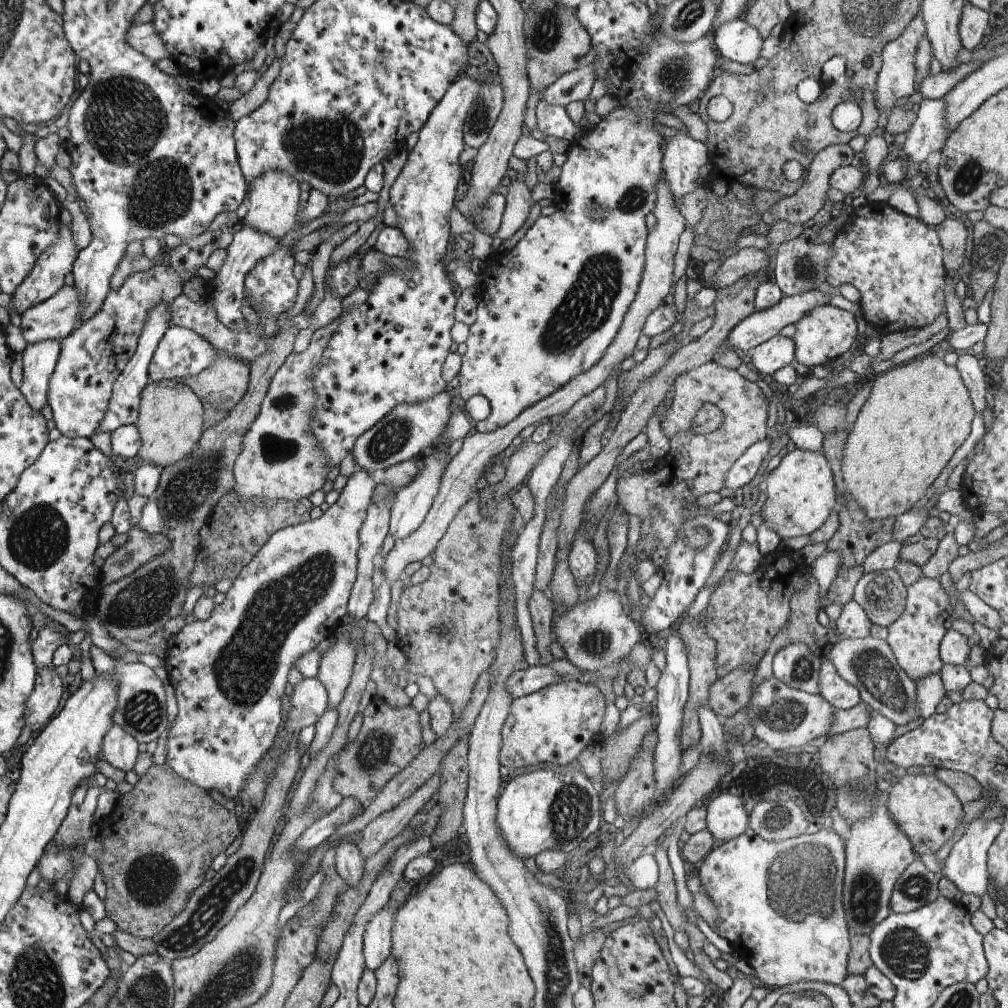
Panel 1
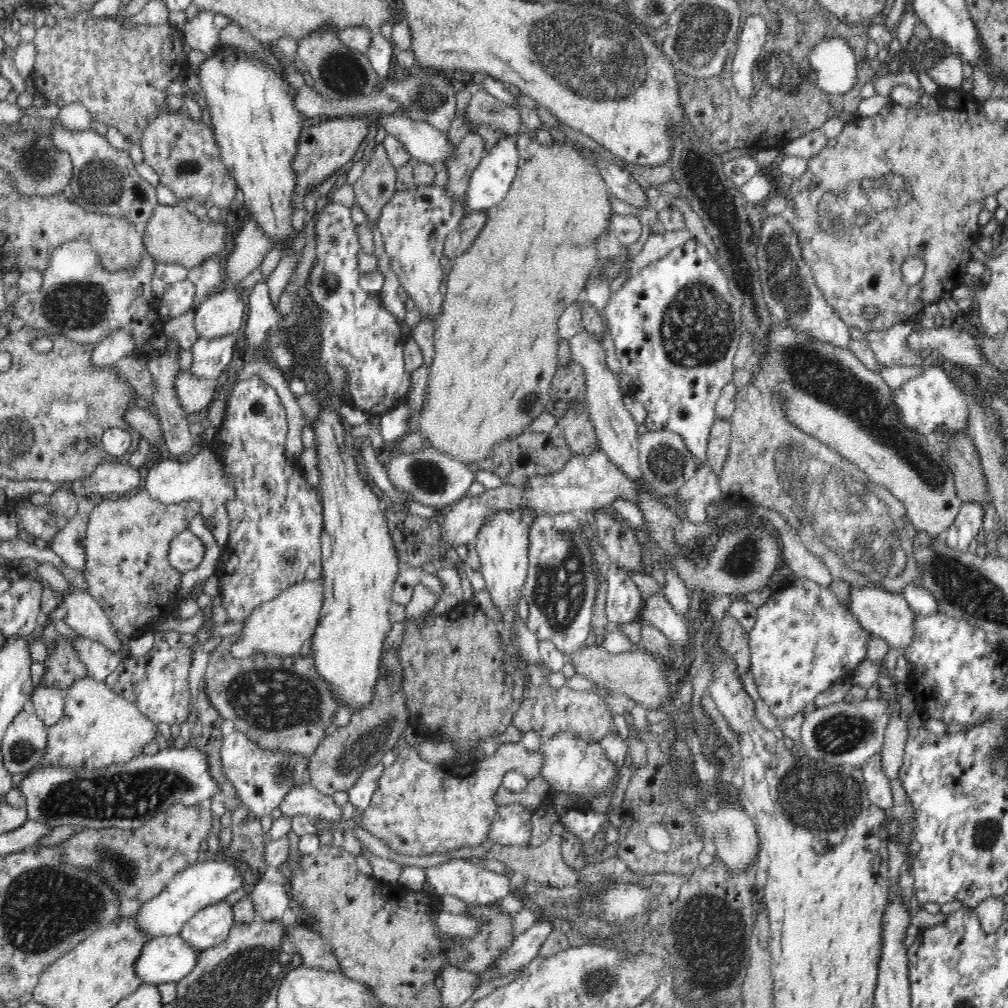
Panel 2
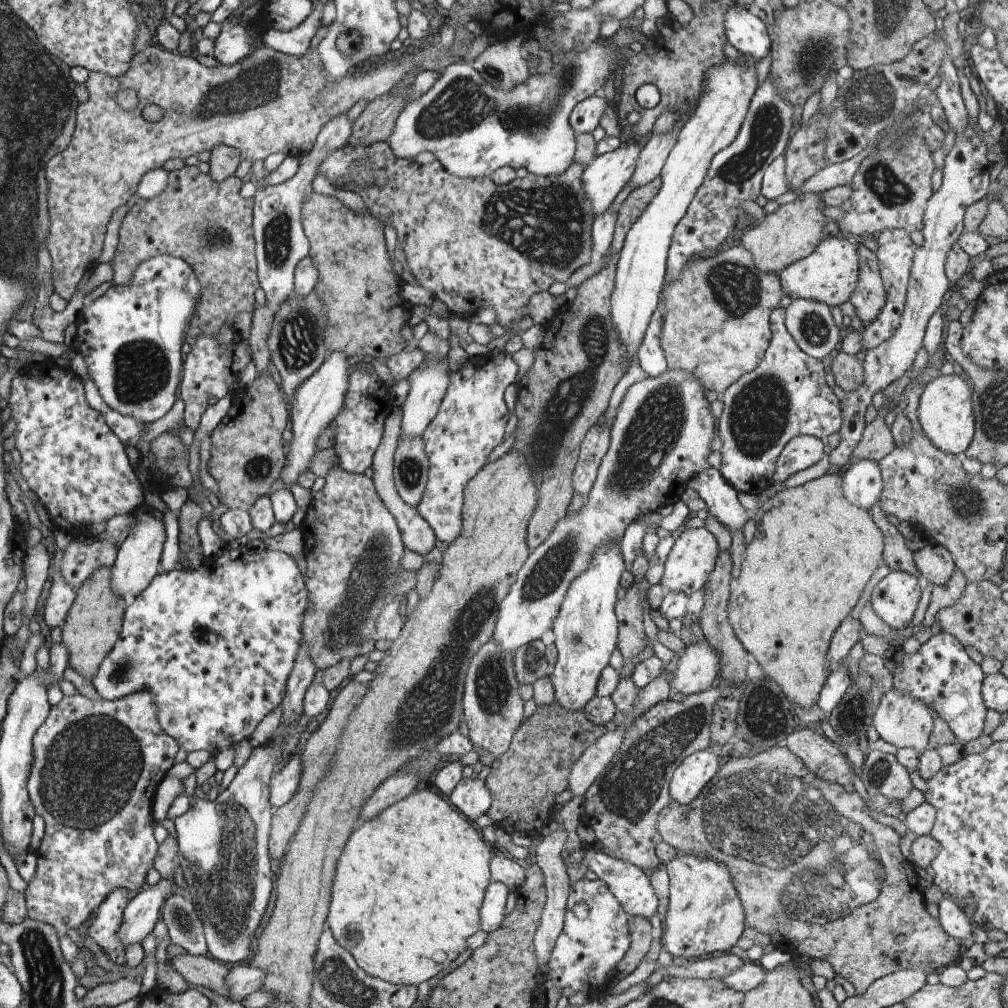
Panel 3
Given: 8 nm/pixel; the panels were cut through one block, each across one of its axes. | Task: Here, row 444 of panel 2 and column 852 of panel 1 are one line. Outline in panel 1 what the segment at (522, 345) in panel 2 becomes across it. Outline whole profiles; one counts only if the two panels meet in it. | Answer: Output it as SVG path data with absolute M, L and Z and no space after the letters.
M930 353L889 368L872 378L872 391L843 445L841 473L848 494L870 519L904 514L923 503L928 487L970 436L974 405L958 369Z

